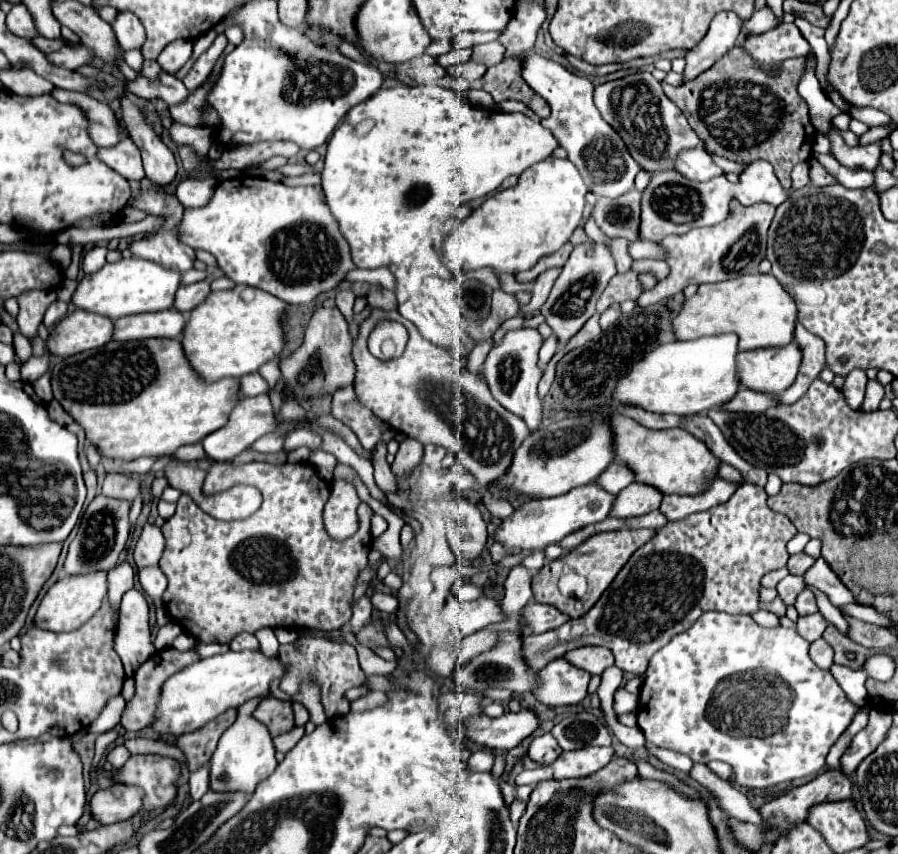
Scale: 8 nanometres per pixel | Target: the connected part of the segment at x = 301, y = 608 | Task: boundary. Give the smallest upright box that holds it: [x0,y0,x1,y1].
[161,461,373,643]

